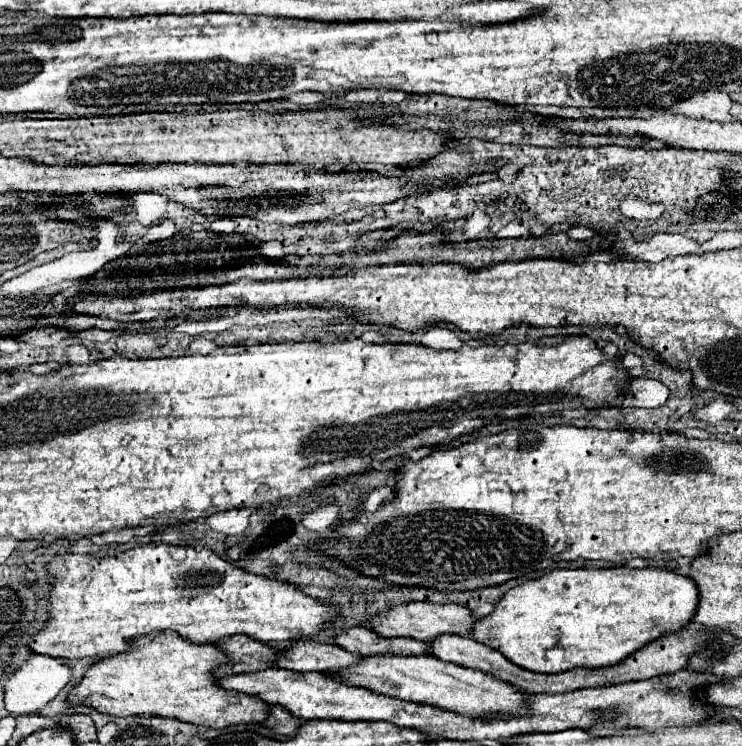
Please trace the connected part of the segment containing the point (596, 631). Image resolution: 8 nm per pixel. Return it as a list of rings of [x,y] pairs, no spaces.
[[[618,566],[618,568],[596,568],[596,570],[588,570],[588,568],[560,568],[560,570],[552,570],[548,574],[544,574],[542,578],[536,580],[528,580],[524,584],[518,584],[514,588],[508,590],[508,594],[496,604],[496,610],[492,614],[488,614],[486,618],[482,618],[480,622],[474,624],[474,640],[488,644],[490,648],[502,652],[510,662],[514,662],[520,668],[528,668],[532,672],[544,672],[544,674],[554,674],[554,672],[566,672],[572,670],[576,666],[580,668],[602,668],[602,666],[614,666],[618,662],[622,662],[624,658],[632,656],[636,650],[644,648],[646,644],[662,638],[664,634],[678,634],[682,632],[694,618],[696,614],[696,606],[698,606],[698,586],[696,582],[692,582],[688,576],[676,574],[674,570],[666,570],[666,568],[642,568],[642,570],[634,570],[634,568],[626,568],[626,566]]]

